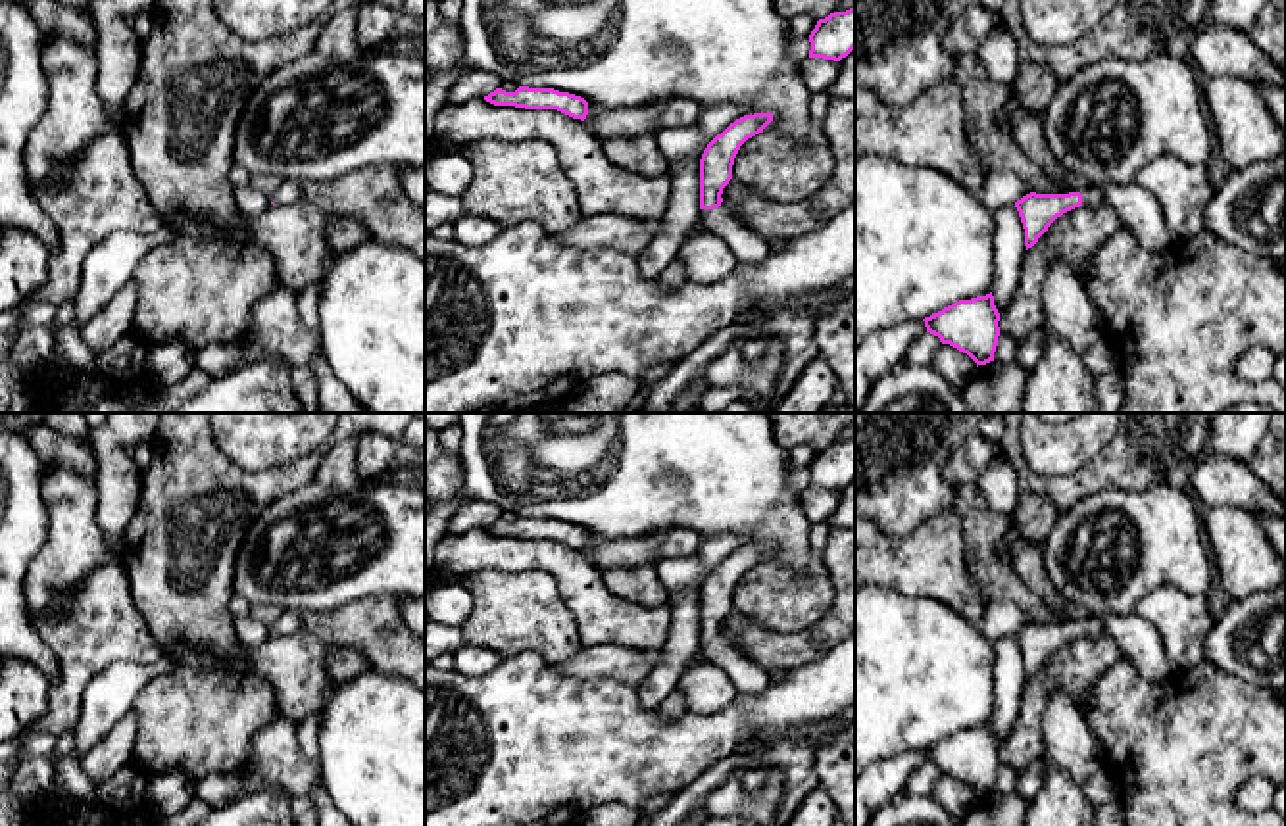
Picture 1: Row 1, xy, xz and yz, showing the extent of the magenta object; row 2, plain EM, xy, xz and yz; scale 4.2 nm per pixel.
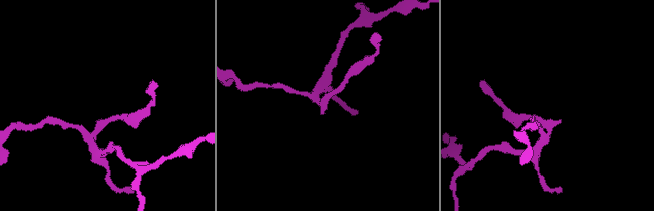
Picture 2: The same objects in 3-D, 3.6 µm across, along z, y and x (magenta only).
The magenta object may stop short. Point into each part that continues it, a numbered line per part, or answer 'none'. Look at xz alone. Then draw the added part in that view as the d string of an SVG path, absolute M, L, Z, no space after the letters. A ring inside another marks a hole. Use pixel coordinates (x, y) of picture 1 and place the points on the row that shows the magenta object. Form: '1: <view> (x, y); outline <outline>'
1: xz (748, 246); outline M723 206L715 209L702 209L700 223L707 232L725 242L738 263L759 263L769 255L767 238L732 219Z

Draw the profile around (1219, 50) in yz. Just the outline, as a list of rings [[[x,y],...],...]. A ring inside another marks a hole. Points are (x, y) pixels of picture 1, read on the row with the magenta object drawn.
[[[1203,21],[1194,29],[1192,60],[1207,77],[1240,77],[1251,83],[1271,83],[1286,88],[1286,71],[1269,60],[1249,33]]]

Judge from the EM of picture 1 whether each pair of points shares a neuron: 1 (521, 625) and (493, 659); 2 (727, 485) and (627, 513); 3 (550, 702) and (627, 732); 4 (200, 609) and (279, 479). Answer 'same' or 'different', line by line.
1: different
2: same
3: same
4: same

